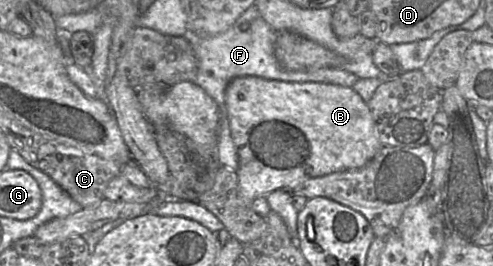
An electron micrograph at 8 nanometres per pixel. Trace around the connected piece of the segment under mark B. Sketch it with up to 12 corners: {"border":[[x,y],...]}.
{"border":[[240,76],[225,106],[247,205],[382,144],[352,88]]}

